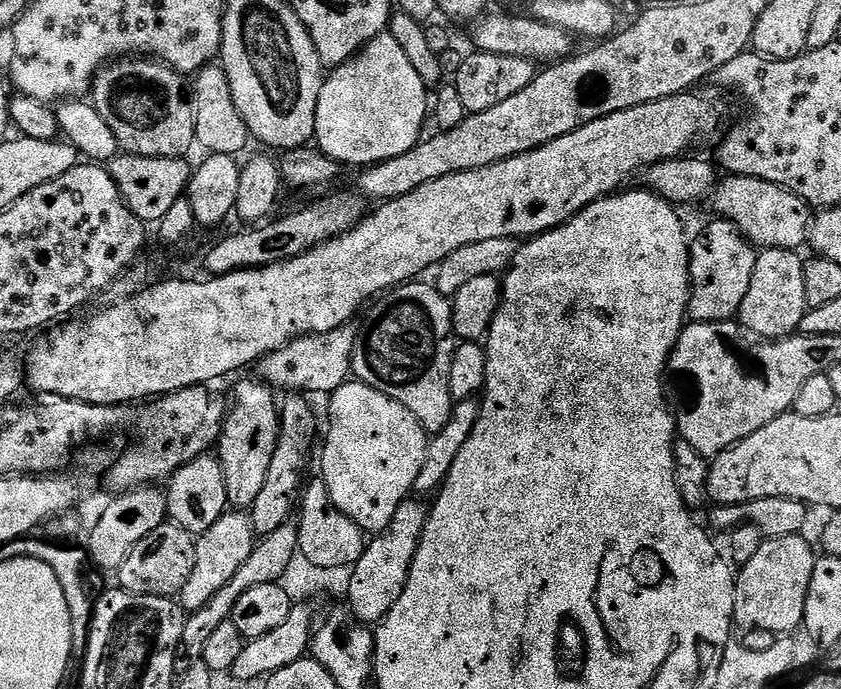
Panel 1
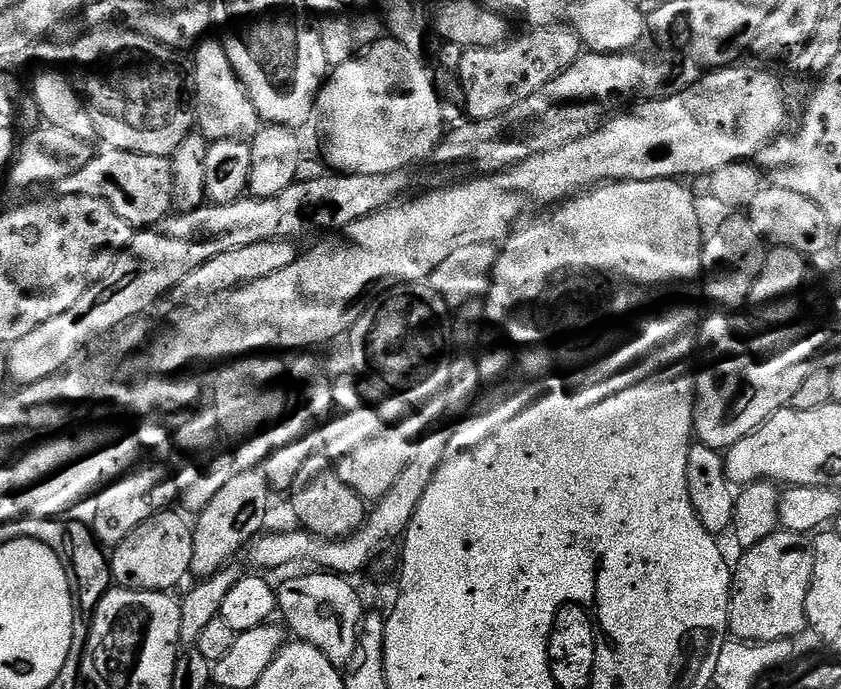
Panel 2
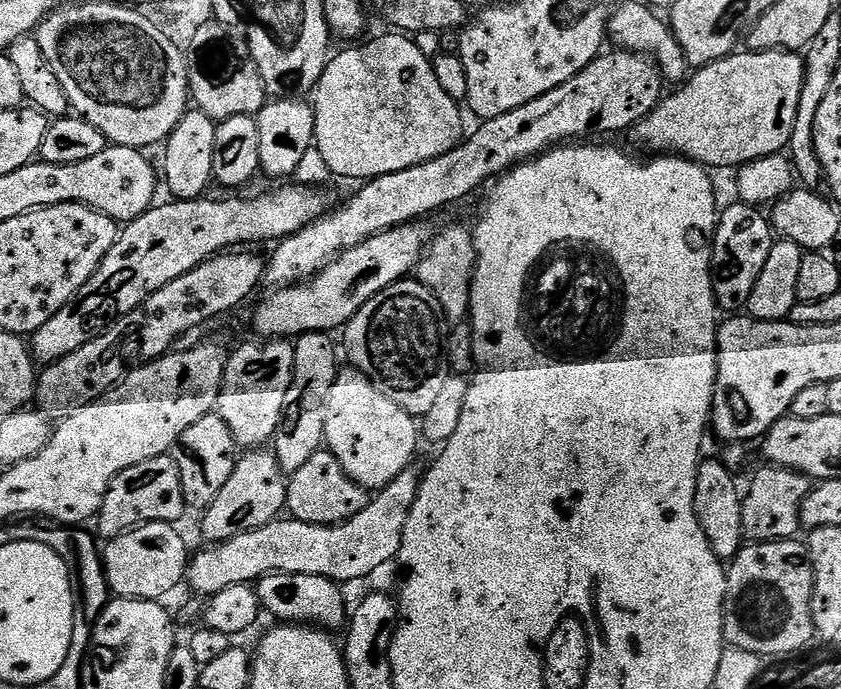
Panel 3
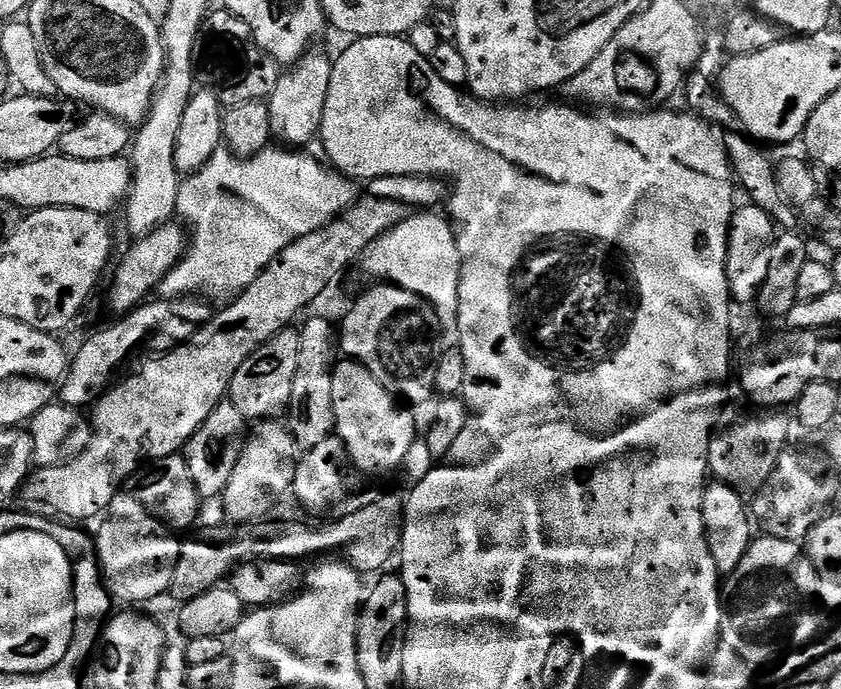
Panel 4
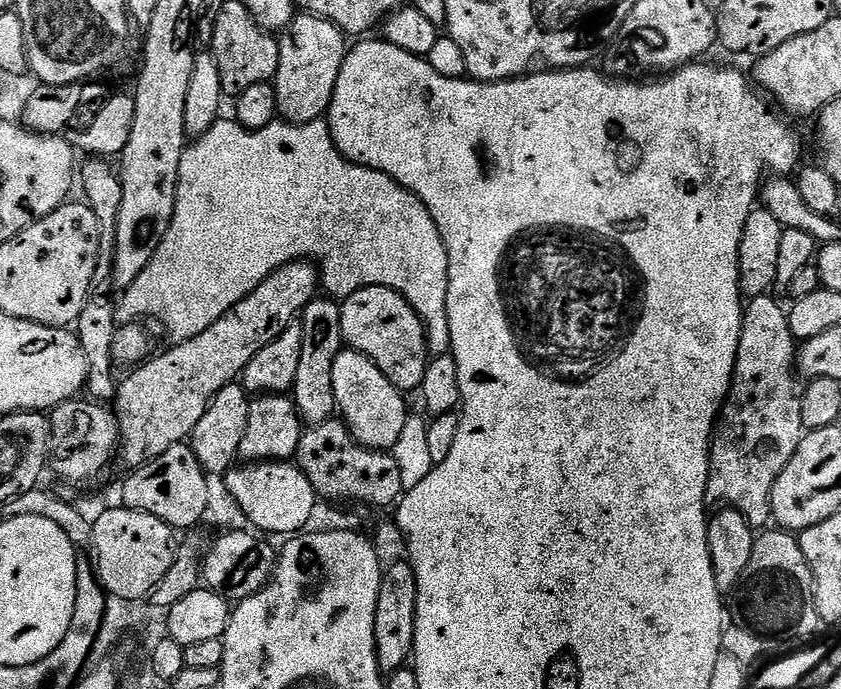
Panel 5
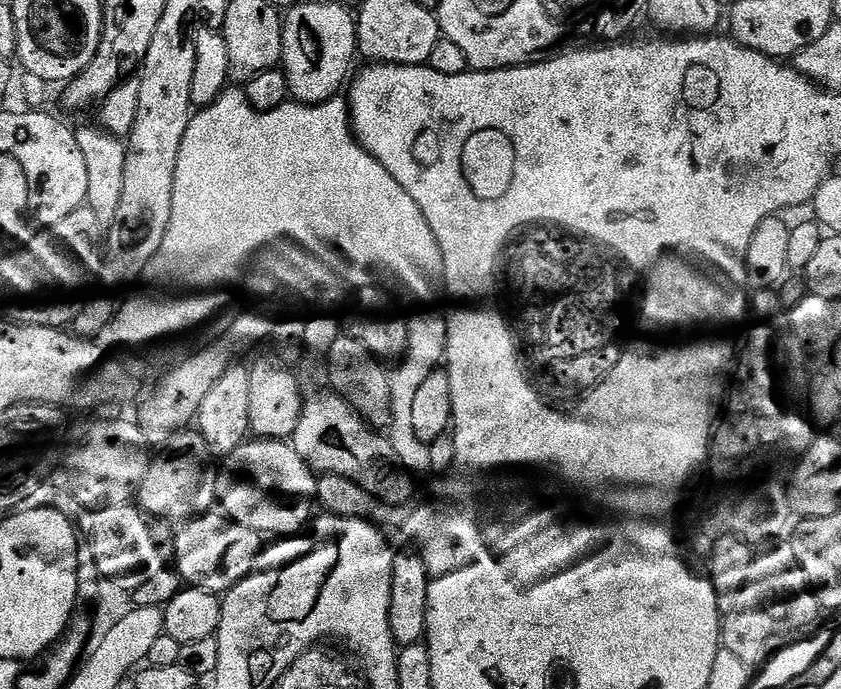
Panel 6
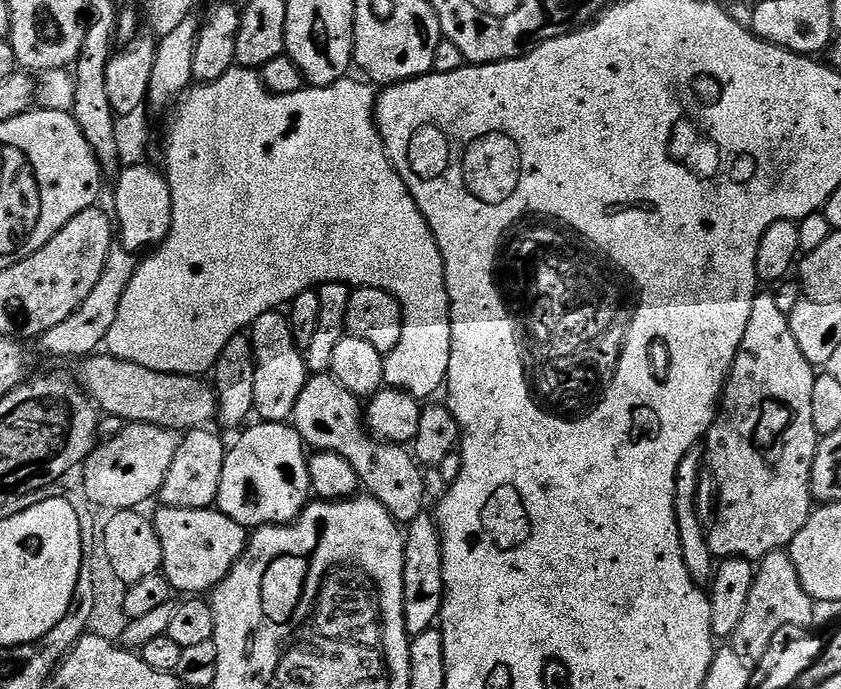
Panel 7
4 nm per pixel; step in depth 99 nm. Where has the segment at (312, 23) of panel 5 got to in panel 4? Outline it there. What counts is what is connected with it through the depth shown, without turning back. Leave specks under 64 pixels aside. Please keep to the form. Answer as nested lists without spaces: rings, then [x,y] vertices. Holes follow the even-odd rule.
[[[309,50],[281,75],[280,80],[274,86],[272,95],[269,96],[266,101],[268,109],[270,110],[270,126],[272,127],[273,137],[275,137],[281,145],[304,146],[307,145],[304,144],[307,140],[315,141],[317,139],[320,123],[322,122],[322,114],[326,110],[326,94],[330,90],[332,66],[333,61],[330,59],[330,56],[328,60],[326,53]]]

